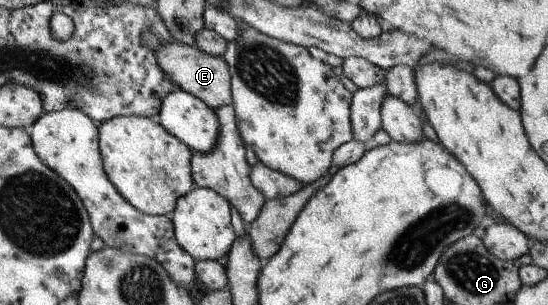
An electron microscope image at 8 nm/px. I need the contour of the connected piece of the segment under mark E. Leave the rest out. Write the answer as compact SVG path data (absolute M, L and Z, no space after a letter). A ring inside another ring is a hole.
M174 41L159 47L154 56L159 69L182 91L201 99L201 103L213 110L223 105L231 105L231 75L222 56L206 55L197 47Z

